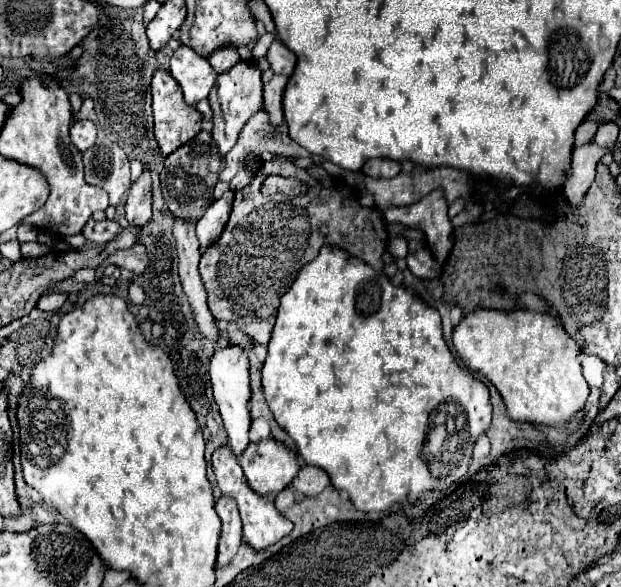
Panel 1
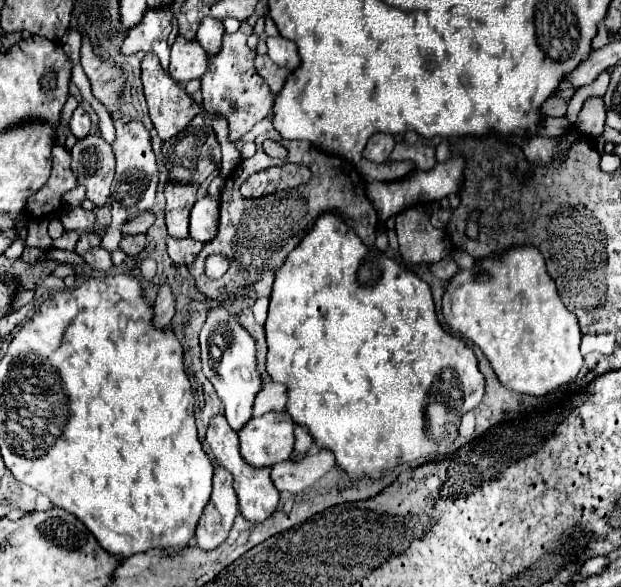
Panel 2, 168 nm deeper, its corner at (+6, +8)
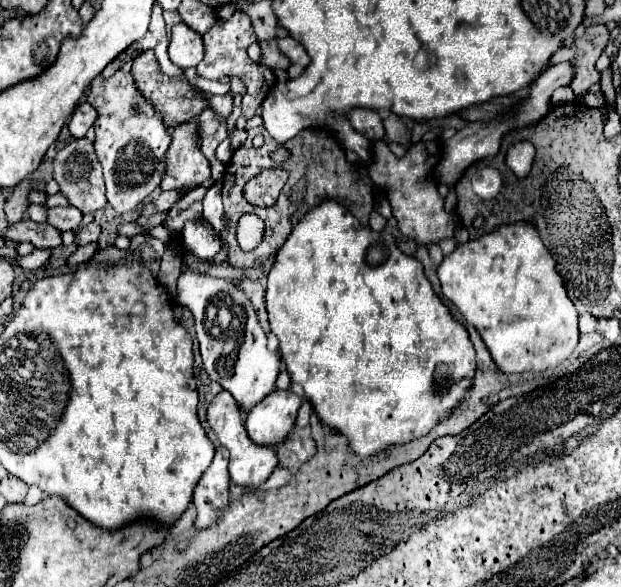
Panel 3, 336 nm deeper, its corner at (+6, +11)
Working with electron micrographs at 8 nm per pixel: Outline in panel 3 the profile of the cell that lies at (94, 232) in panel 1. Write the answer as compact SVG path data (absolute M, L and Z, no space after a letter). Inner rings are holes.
M56 206L56 208L48 208L46 220L62 232L76 230L82 220L82 212L78 212L78 208L72 206Z

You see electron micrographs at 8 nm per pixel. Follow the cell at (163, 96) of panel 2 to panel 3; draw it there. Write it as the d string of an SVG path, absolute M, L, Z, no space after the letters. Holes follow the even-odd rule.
M146 50L142 52L140 56L134 58L132 62L132 70L130 74L134 76L136 80L136 86L140 88L140 92L154 104L154 108L158 112L164 114L164 122L166 126L178 126L178 124L184 124L184 122L192 122L202 110L208 108L208 102L204 100L204 96L200 92L196 92L188 80L178 80L178 78L172 78L172 76L166 76L162 70L160 70L160 64L154 56L152 50Z

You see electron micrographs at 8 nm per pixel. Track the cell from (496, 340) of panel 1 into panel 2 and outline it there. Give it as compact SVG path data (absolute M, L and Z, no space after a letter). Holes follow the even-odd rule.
M518 247L506 251L498 259L482 259L478 261L478 267L482 269L478 275L460 271L450 281L442 299L446 325L482 349L506 389L542 399L554 391L564 389L570 385L570 381L576 381L582 369L582 355L578 349L582 333L578 329L576 315L562 305L556 285L546 273L542 253L536 247Z

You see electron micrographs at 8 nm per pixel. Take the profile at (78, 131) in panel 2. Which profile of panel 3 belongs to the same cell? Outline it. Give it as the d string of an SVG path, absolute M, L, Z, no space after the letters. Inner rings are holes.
M88 102L78 104L78 108L74 110L74 114L72 114L70 122L68 122L70 134L74 138L84 138L84 134L94 126L96 118L98 118L98 112Z

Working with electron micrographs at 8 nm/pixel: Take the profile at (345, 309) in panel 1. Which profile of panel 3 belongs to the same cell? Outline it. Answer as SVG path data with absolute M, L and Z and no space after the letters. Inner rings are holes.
M324 200L314 210L306 212L306 216L302 216L302 220L294 226L294 232L290 232L286 244L278 250L274 266L268 272L266 310L270 316L270 328L276 334L276 338L280 340L280 356L282 356L292 380L304 388L304 396L312 404L312 408L320 416L320 420L326 426L344 434L348 438L352 450L358 456L370 456L370 454L380 452L392 444L410 442L414 438L428 434L430 428L436 426L440 422L440 418L444 418L446 412L450 412L458 404L458 400L462 400L462 394L472 384L472 378L476 372L476 354L474 354L474 346L470 342L468 330L464 328L464 324L460 324L458 320L452 318L448 306L436 296L430 280L424 276L422 264L416 258L406 256L398 248L396 238L390 232L386 232L386 230L374 232L372 228L362 226L346 210L346 206L338 204L336 200ZM450 376L452 376L452 386L446 384L446 378L450 378Z

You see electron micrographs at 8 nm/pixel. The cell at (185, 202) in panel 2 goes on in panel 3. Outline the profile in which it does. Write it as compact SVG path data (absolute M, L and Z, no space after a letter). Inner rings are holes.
M186 122L174 128L172 144L166 152L166 176L160 188L178 188L184 194L210 178L210 162L198 148L198 124Z

